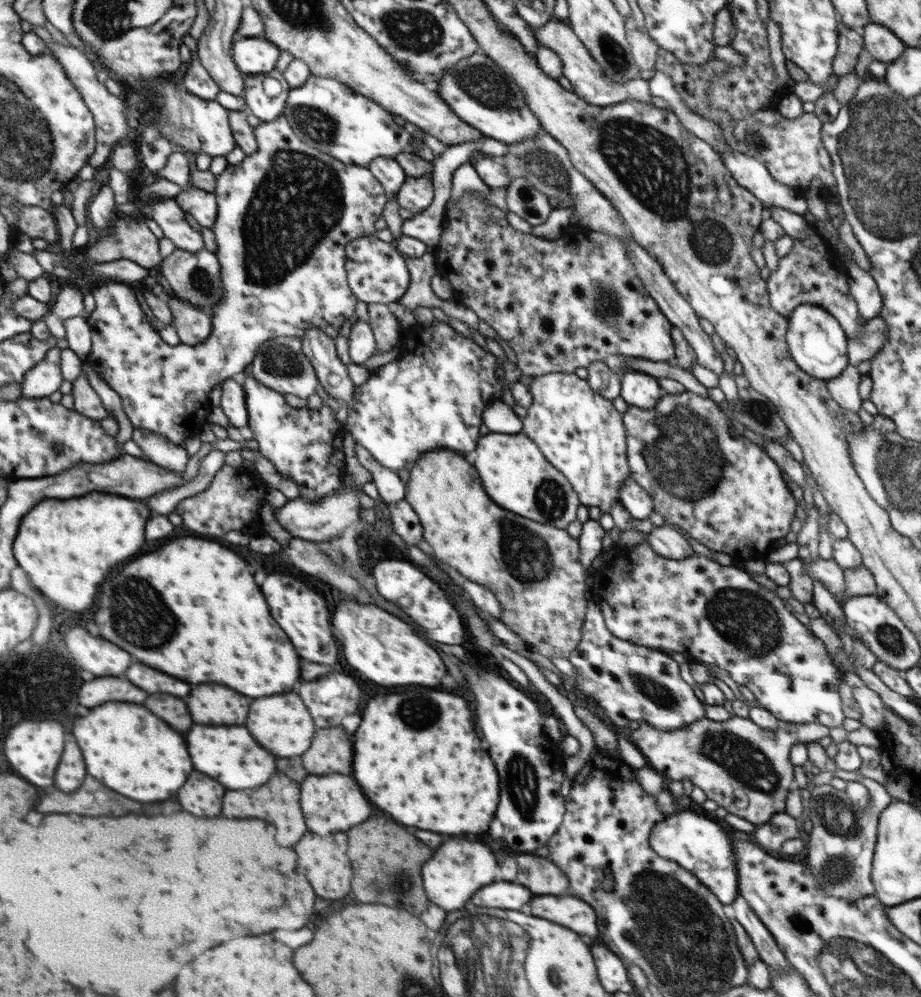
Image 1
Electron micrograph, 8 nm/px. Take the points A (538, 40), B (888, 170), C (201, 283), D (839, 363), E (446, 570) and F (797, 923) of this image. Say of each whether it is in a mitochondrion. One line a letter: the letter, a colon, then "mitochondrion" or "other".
A: other
B: mitochondrion
C: mitochondrion
D: other
E: other
F: mitochondrion

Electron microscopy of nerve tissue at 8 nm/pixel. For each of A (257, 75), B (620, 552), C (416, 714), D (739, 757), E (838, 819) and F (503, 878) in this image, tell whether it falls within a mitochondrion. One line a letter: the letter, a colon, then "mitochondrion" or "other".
A: other
B: other
C: mitochondrion
D: mitochondrion
E: mitochondrion
F: other

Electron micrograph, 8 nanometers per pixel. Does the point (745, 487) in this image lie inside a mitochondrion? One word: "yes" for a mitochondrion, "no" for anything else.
no

